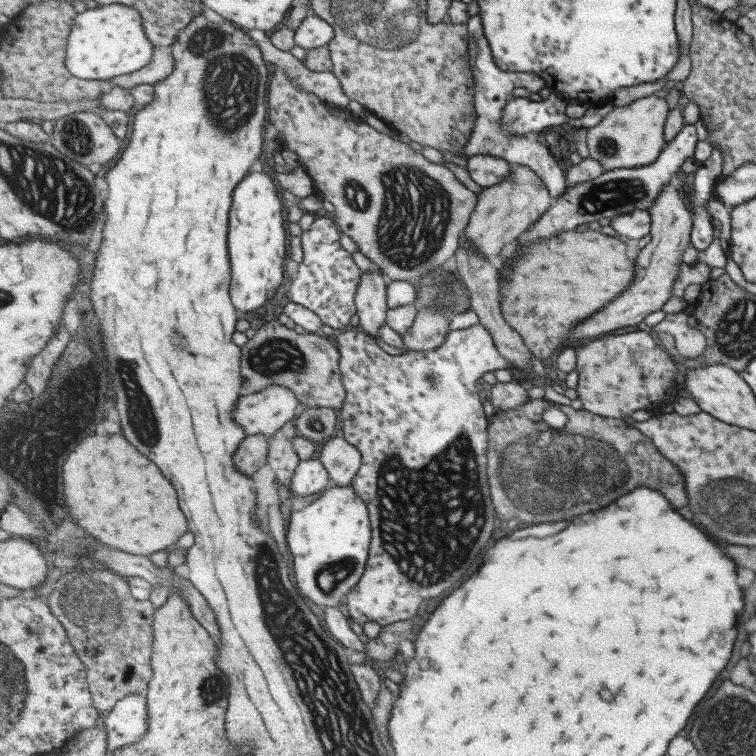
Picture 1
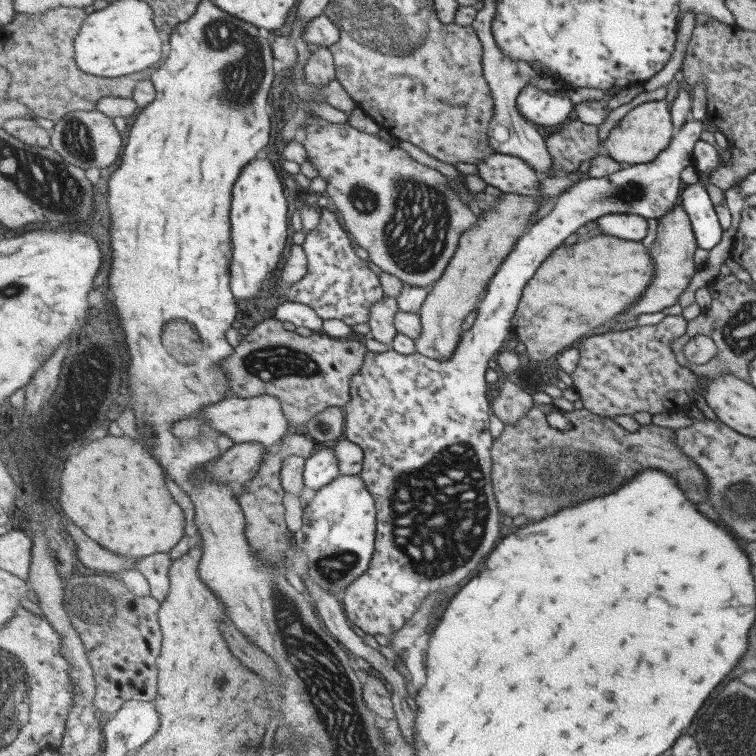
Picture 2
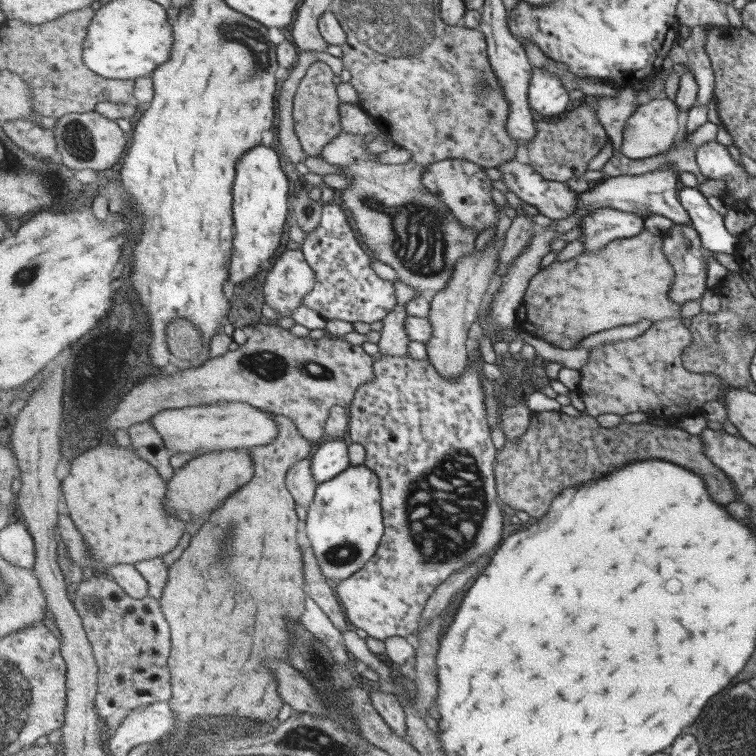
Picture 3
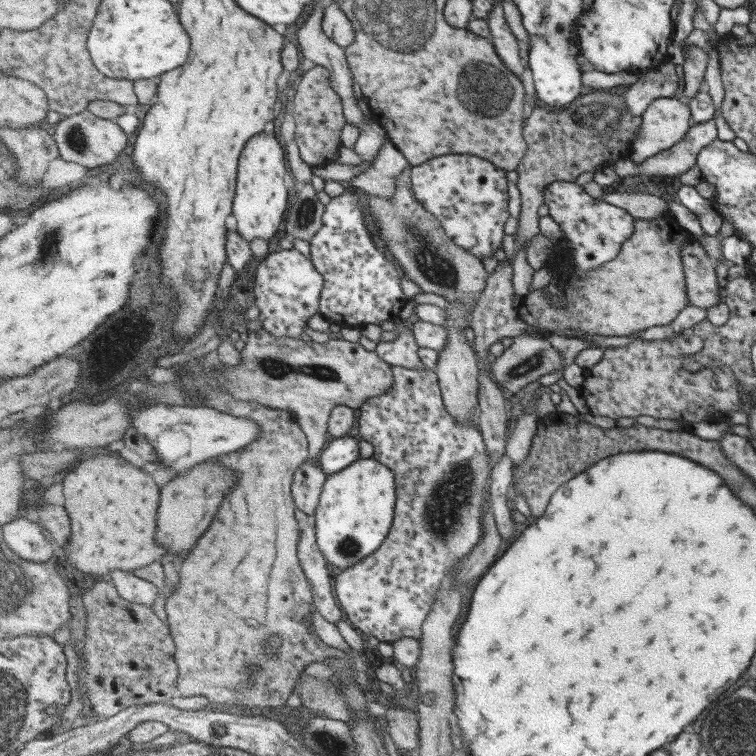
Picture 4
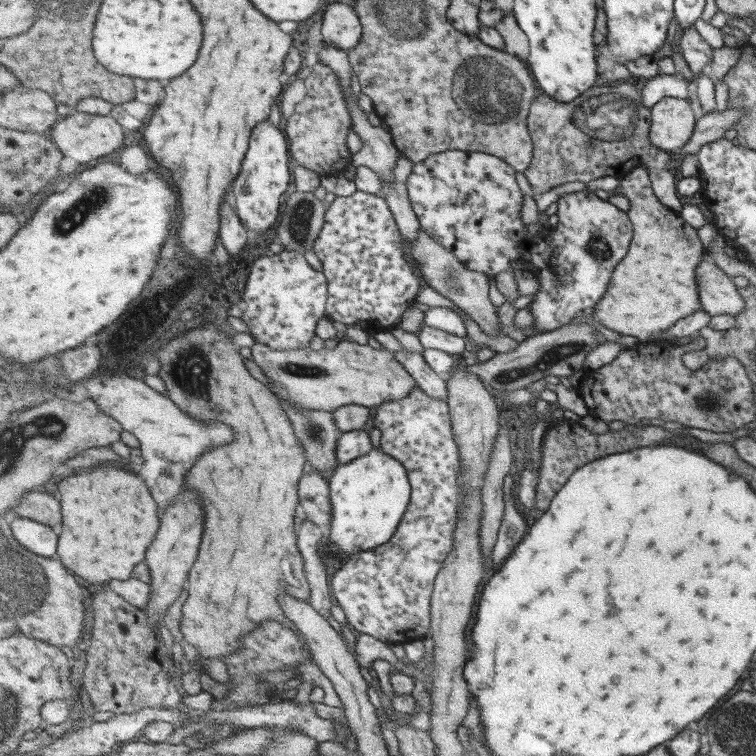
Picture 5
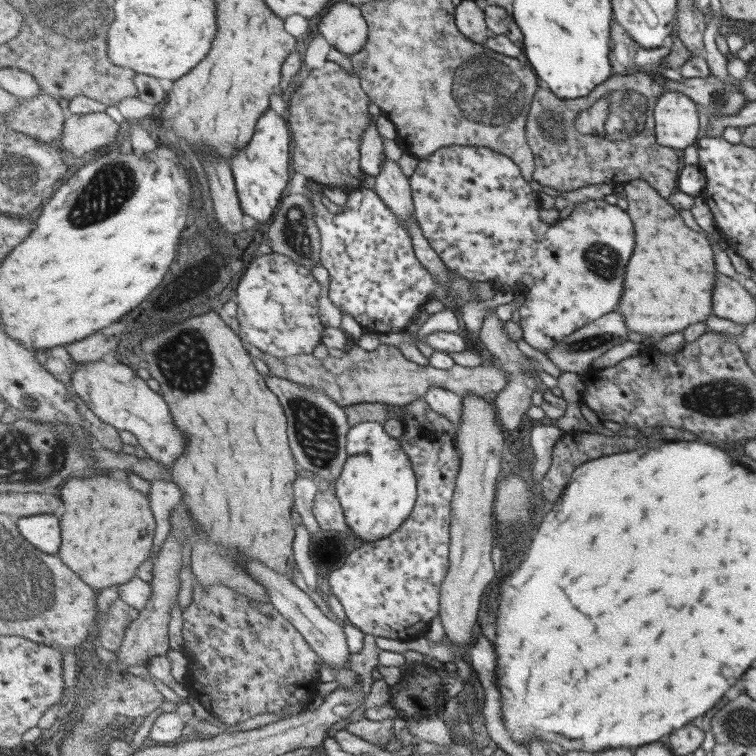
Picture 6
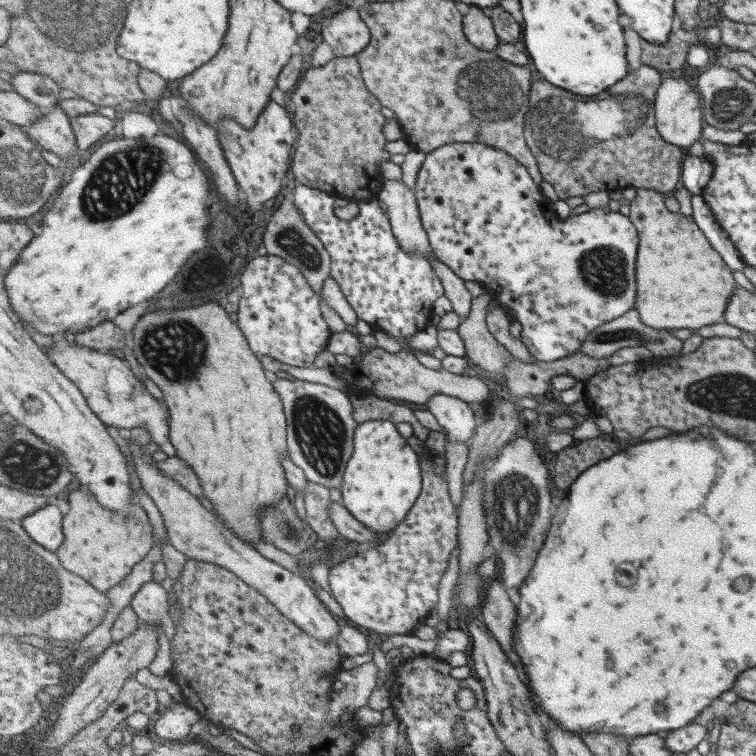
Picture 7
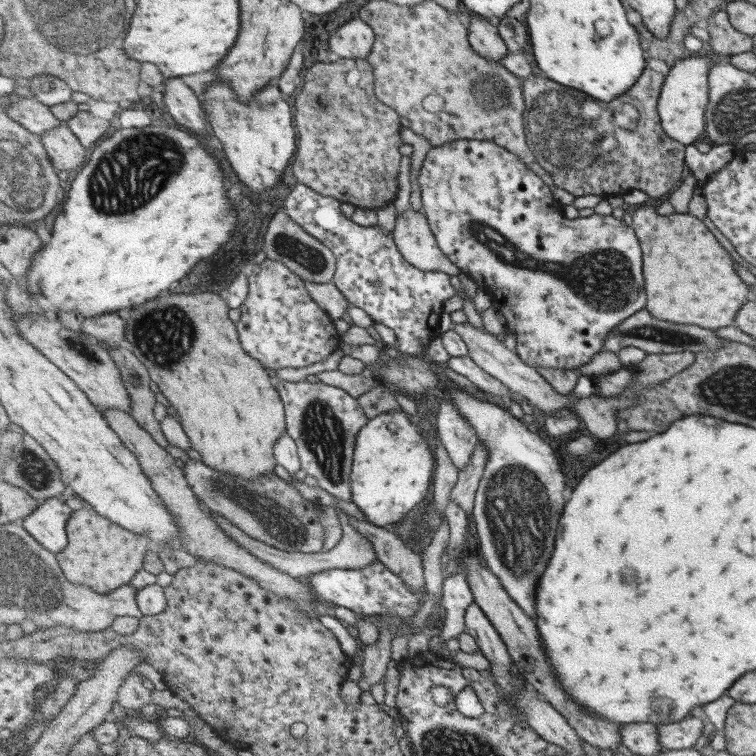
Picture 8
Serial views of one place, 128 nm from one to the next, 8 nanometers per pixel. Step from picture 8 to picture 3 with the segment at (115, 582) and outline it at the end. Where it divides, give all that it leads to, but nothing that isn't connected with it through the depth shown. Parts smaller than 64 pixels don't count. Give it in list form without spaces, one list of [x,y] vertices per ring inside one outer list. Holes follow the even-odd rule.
[[[114,440],[98,441],[87,446],[79,458],[74,458],[69,476],[63,480],[62,492],[67,498],[71,518],[89,542],[100,569],[119,563],[137,564],[175,551],[181,536],[186,534],[187,524],[181,517],[170,514],[166,508],[167,482],[155,466],[139,457],[133,446],[123,447]]]

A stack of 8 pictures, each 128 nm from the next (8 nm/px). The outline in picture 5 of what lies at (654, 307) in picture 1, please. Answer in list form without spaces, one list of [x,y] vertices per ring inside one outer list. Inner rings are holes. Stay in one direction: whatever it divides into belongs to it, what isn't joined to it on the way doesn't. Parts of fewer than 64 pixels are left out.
[[[705,257],[697,266],[697,284],[703,310],[713,315],[737,315],[745,309],[744,299],[731,278],[714,266],[710,257]]]

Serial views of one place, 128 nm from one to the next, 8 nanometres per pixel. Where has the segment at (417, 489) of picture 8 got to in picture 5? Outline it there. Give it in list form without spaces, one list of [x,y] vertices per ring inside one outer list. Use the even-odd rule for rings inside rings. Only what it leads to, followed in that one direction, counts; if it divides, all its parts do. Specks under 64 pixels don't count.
[[[351,430],[342,433],[337,443],[337,458],[339,466],[328,475],[333,512],[333,522],[326,530],[330,542],[351,556],[392,541],[408,511],[409,502],[412,501],[412,487],[407,470],[397,458],[385,454],[382,448],[375,448],[371,444],[371,430]]]

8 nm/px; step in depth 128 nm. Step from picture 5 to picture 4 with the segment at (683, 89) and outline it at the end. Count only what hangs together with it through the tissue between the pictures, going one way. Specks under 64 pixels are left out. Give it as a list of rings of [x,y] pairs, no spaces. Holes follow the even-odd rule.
[[[667,62],[658,70],[643,72],[638,75],[638,81],[624,92],[627,110],[635,116],[641,116],[654,100],[673,97],[677,88],[679,76],[675,72],[675,64]]]

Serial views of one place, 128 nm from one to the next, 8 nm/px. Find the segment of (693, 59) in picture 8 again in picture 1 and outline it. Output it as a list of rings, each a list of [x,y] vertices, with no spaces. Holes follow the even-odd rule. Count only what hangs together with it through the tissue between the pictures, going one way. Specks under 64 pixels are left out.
[[[647,96],[635,99],[625,106],[615,107],[593,128],[588,129],[587,146],[593,160],[603,165],[605,171],[619,168],[639,168],[653,164],[665,148],[665,132],[669,104],[664,98]]]

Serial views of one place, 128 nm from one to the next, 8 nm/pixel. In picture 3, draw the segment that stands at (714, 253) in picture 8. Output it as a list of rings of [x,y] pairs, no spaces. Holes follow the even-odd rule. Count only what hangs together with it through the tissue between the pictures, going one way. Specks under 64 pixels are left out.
[[[645,228],[639,236],[620,238],[599,251],[548,265],[531,279],[517,325],[551,346],[567,350],[575,349],[591,334],[643,318],[652,324],[667,318],[681,319],[681,305],[669,298],[674,269],[665,256],[663,241],[664,233],[651,234]]]

